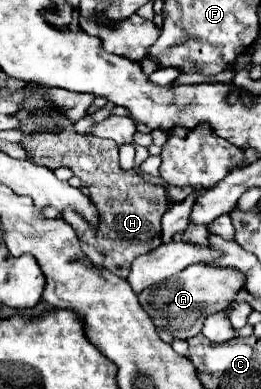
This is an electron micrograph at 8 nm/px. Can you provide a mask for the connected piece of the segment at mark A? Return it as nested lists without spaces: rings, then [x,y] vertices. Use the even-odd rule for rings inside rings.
[[[192,264],[184,268],[178,276],[166,280],[162,286],[148,288],[150,294],[142,304],[144,304],[144,310],[150,314],[156,328],[170,332],[174,338],[186,340],[200,332],[206,316],[224,310],[234,300],[234,294],[242,286],[244,286],[244,278],[234,268]]]

